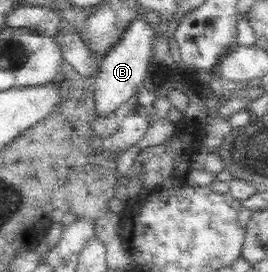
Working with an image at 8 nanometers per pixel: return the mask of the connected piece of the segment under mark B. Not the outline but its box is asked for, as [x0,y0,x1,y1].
[93,16,158,117]

